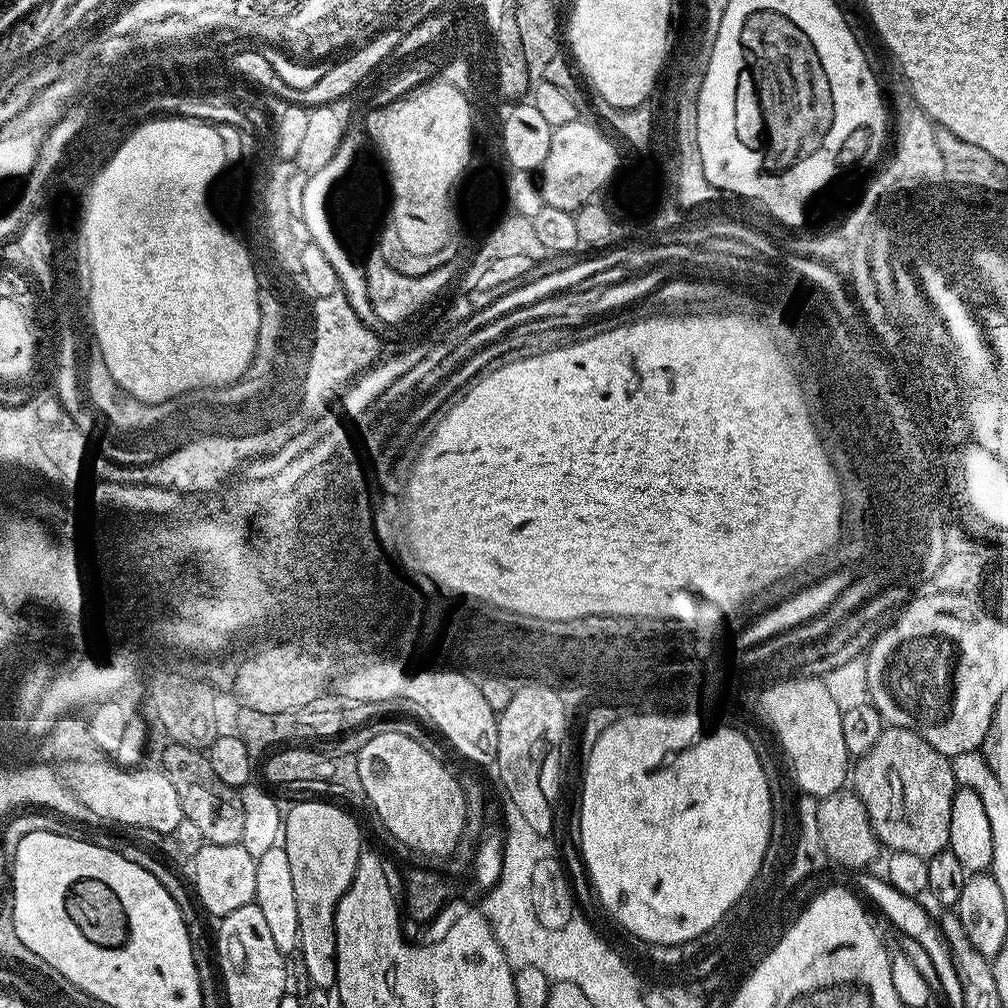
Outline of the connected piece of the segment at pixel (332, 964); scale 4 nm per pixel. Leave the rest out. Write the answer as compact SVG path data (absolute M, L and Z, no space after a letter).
M311 798L287 810L282 820L282 843L290 854L294 894L298 894L300 945L298 953L306 962L311 987L332 990L336 986L336 904L354 878L362 851L360 828L348 812L324 798Z

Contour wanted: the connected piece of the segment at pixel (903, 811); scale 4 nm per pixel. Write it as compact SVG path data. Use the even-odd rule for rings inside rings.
M885 727L864 756L855 761L850 784L865 806L869 824L885 849L922 857L947 849L950 806L958 787L952 761L908 728Z

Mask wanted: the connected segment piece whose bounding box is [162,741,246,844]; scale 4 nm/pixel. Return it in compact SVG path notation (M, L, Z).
M180 741L168 745L163 754L165 771L178 794L185 820L194 822L202 829L205 841L210 844L239 844L243 838L242 800L237 789L230 788L214 772L207 755L198 752L193 745Z

